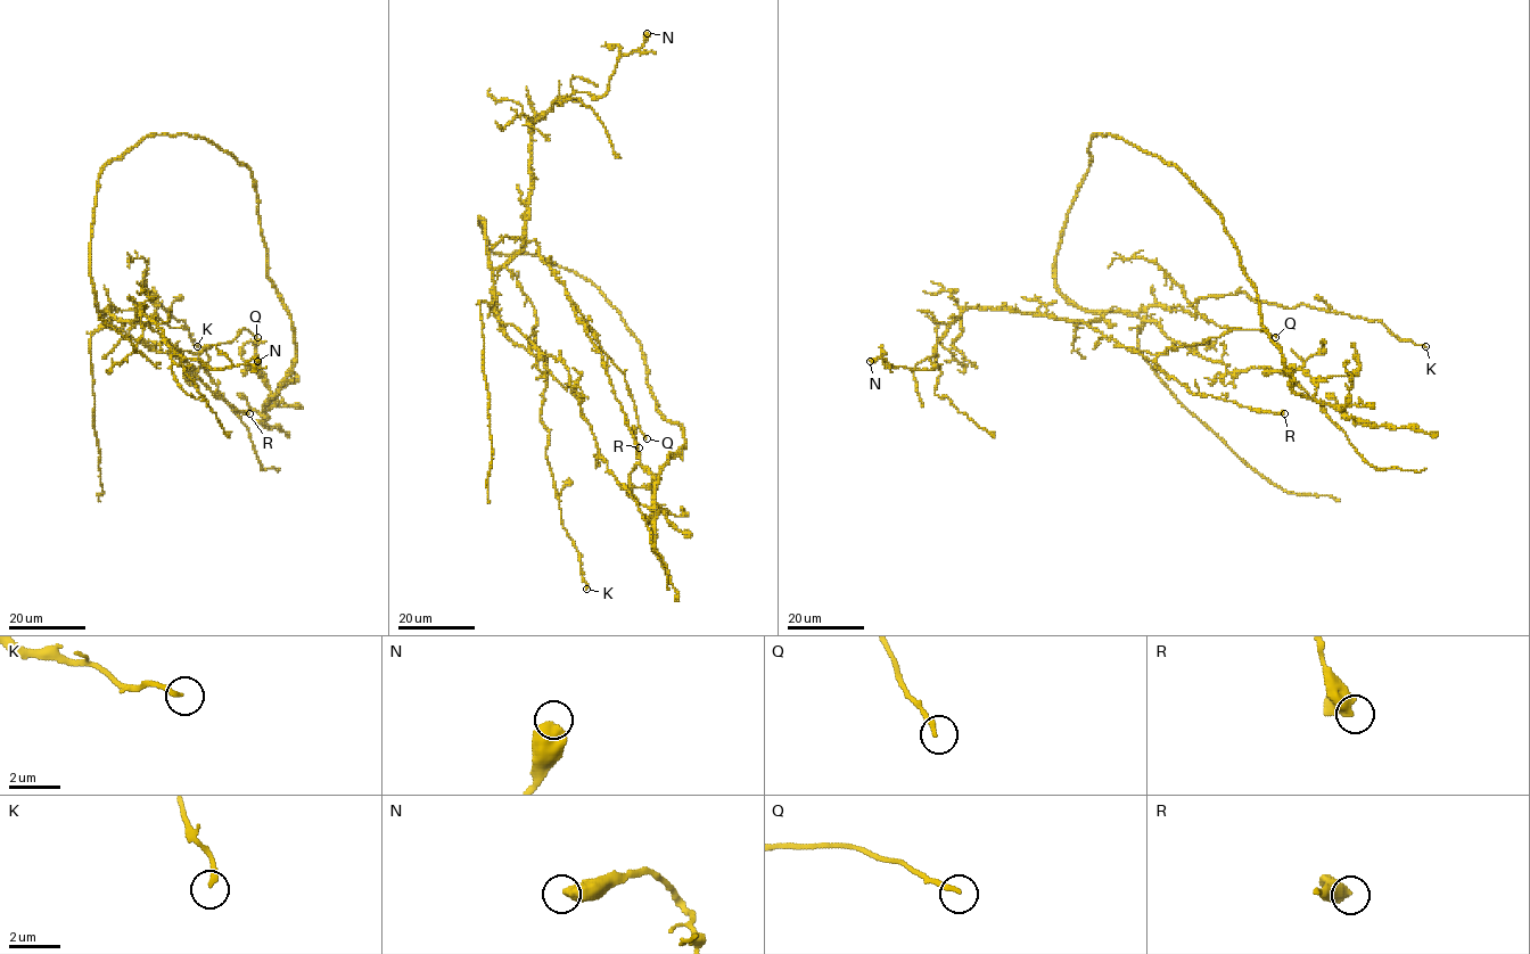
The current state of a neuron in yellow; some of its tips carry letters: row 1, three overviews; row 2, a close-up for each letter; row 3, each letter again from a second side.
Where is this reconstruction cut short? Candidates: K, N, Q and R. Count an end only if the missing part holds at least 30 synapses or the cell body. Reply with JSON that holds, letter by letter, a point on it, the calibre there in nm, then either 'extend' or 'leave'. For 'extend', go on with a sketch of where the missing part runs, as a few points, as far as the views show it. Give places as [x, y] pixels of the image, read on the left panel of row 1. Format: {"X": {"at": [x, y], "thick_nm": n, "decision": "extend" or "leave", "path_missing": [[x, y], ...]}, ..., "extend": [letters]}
{"K": {"at": [197, 346], "thick_nm": 200, "decision": "leave"}, "N": {"at": [257, 361], "thick_nm": 600, "decision": "leave"}, "Q": {"at": [257, 337], "thick_nm": 180, "decision": "leave"}, "R": {"at": [249, 413], "thick_nm": 650, "decision": "leave"}, "extend": []}

